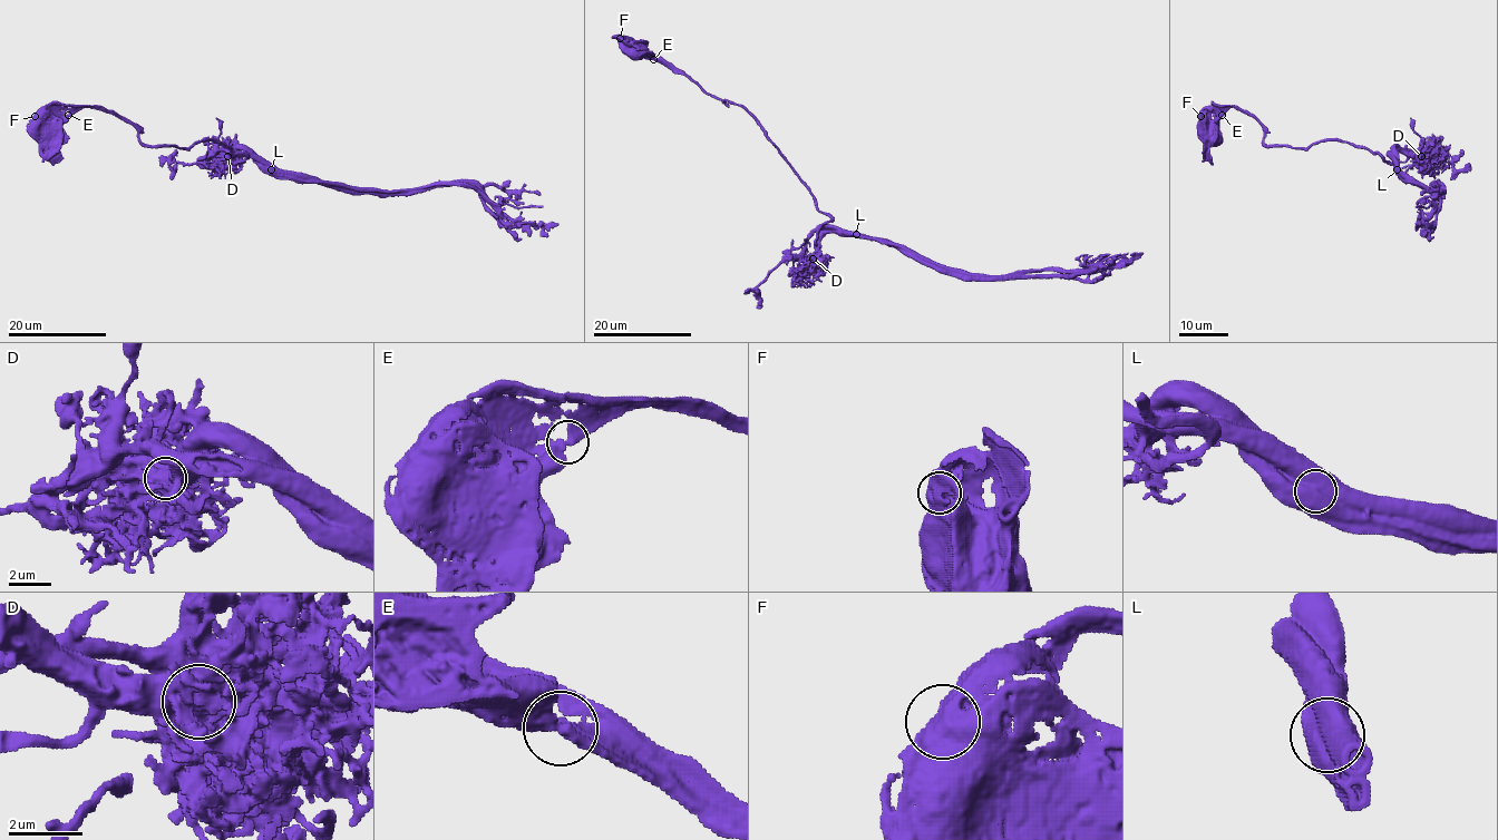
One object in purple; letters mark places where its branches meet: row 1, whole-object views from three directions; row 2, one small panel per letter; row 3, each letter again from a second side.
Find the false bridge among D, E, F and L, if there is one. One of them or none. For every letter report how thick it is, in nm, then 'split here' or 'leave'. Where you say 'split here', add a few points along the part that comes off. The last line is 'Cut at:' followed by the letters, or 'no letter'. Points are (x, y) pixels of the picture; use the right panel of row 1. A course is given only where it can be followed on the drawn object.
D: calibre 1050 nm; leave
E: calibre 400 nm; leave
F: calibre 1000 nm; leave
L: calibre 1100 nm; split here; course (1397, 168), (1426, 189), (1441, 192), (1439, 183), (1431, 225), (1414, 224)
Cut at: L

